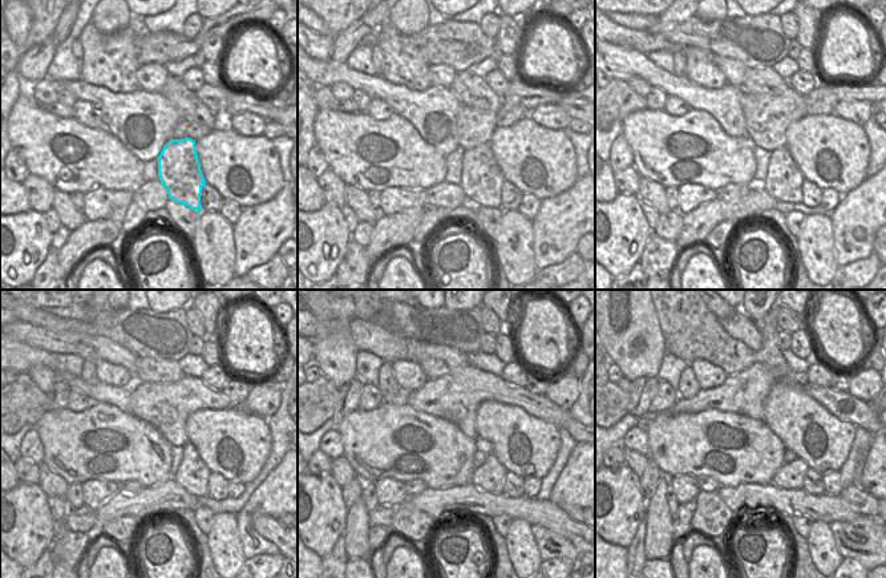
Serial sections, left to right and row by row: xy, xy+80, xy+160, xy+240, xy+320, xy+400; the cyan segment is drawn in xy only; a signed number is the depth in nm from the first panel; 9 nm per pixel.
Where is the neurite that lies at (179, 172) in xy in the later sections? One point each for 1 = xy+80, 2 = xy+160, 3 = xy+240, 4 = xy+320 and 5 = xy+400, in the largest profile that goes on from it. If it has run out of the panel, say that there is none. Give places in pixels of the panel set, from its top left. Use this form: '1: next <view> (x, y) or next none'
1: next xy+80 (481, 181)
2: next xy+160 (784, 181)
3: next xy+240 (193, 475)
4: next xy+320 (490, 477)
5: next xy+400 (791, 476)

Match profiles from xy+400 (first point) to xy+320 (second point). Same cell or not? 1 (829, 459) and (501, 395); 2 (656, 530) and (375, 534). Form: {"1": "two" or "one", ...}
{"1": "two", "2": "two"}

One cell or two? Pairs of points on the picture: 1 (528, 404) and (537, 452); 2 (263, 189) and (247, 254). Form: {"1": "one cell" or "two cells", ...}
{"1": "two cells", "2": "two cells"}

